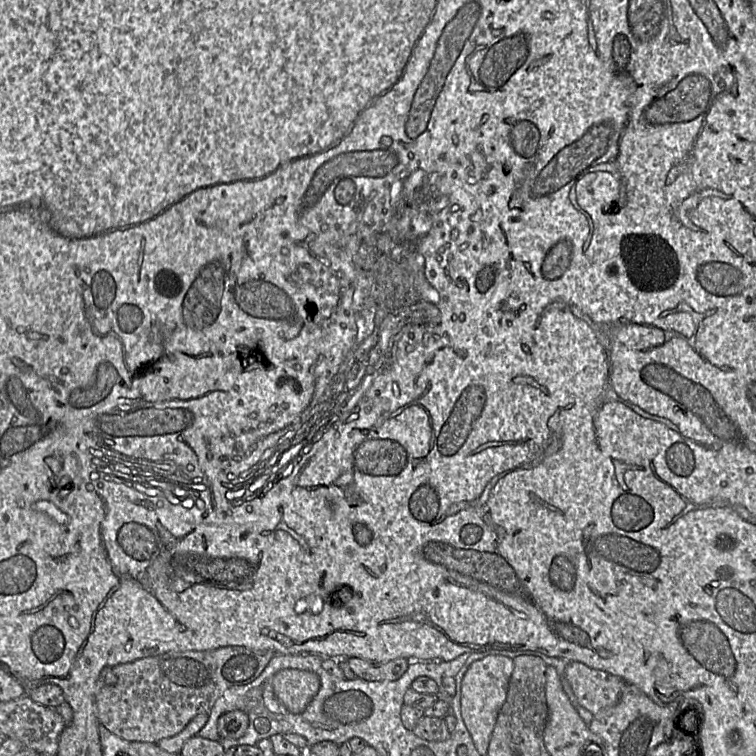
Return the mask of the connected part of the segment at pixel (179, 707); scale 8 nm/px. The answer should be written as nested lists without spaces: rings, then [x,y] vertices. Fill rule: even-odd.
[[[227,646],[206,651],[167,652],[104,667],[95,684],[95,714],[102,725],[122,739],[157,743],[180,733],[196,715],[209,713],[226,689],[248,684],[258,678],[275,655],[277,653],[273,650]]]

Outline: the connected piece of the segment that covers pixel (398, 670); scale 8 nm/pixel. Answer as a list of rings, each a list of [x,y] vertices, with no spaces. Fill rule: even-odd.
[[[348,658],[347,663],[358,678],[367,681],[395,681],[407,671],[410,661],[397,658],[388,662],[372,662],[360,658]]]

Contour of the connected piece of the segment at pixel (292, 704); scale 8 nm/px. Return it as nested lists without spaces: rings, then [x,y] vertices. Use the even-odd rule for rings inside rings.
[[[283,669],[272,680],[273,691],[278,701],[293,714],[302,713],[320,689],[320,678],[316,673]]]

